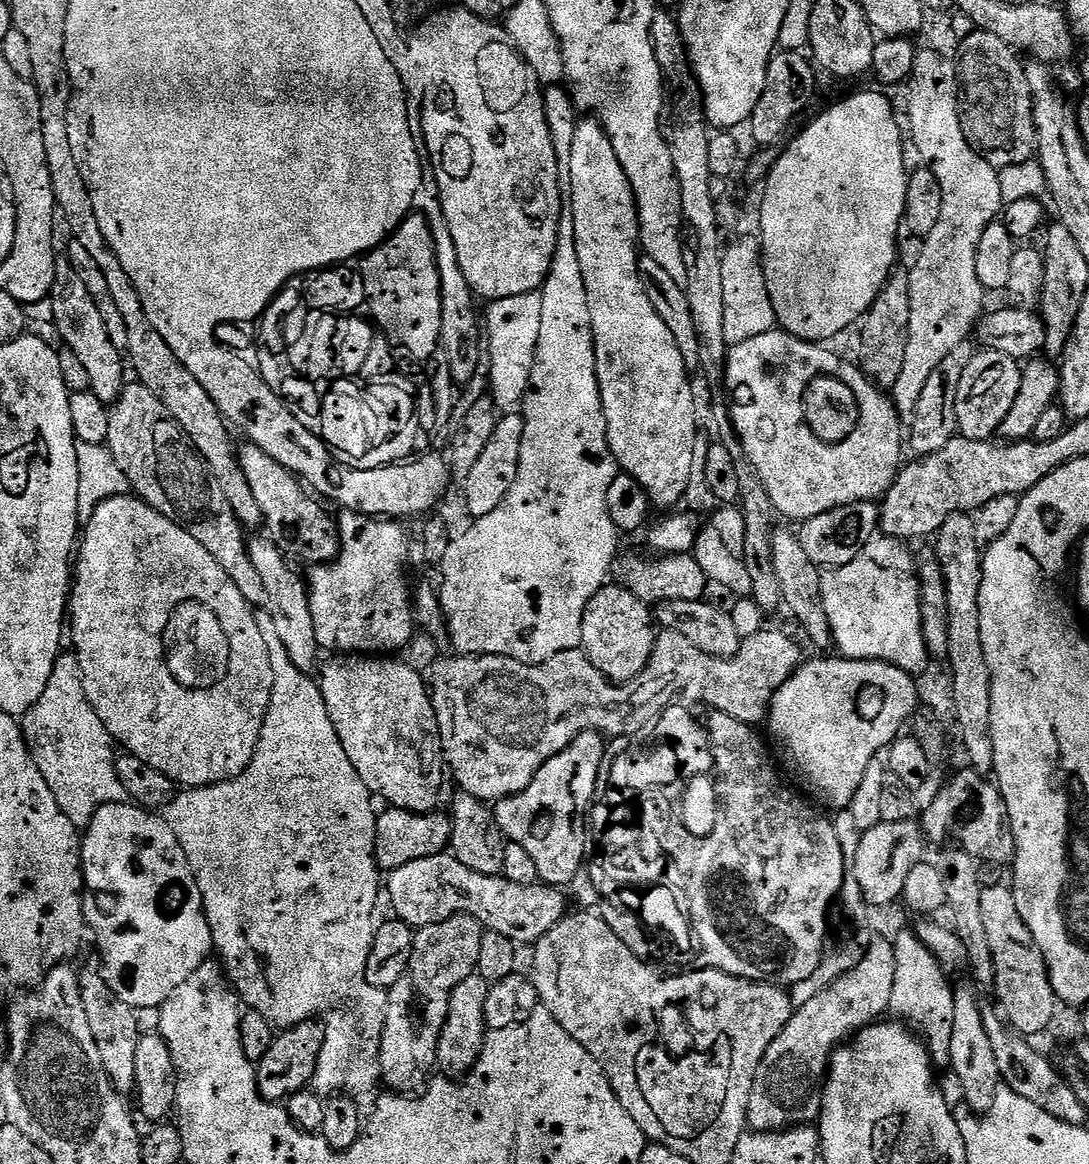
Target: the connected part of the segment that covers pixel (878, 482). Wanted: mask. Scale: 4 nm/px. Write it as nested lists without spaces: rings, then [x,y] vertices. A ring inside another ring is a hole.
[[[783,330],[758,334],[758,338],[749,338],[747,342],[733,344],[728,350],[728,361],[724,363],[723,387],[730,397],[732,425],[736,427],[746,458],[752,463],[752,468],[758,474],[762,486],[766,486],[766,494],[770,494],[773,509],[779,515],[781,512],[782,515],[796,520],[795,522],[809,520],[818,514],[826,514],[830,510],[859,500],[879,501],[891,488],[896,473],[902,467],[901,417],[897,416],[891,399],[877,388],[851,359],[848,360],[835,356],[823,343],[799,340],[797,336],[792,336]],[[816,372],[828,372],[836,374],[838,378],[844,378],[844,382],[852,386],[852,392],[860,396],[862,430],[858,432],[862,432],[862,436],[852,436],[852,440],[846,442],[844,446],[830,448],[816,442],[802,422],[800,404],[806,404],[804,384]]]

